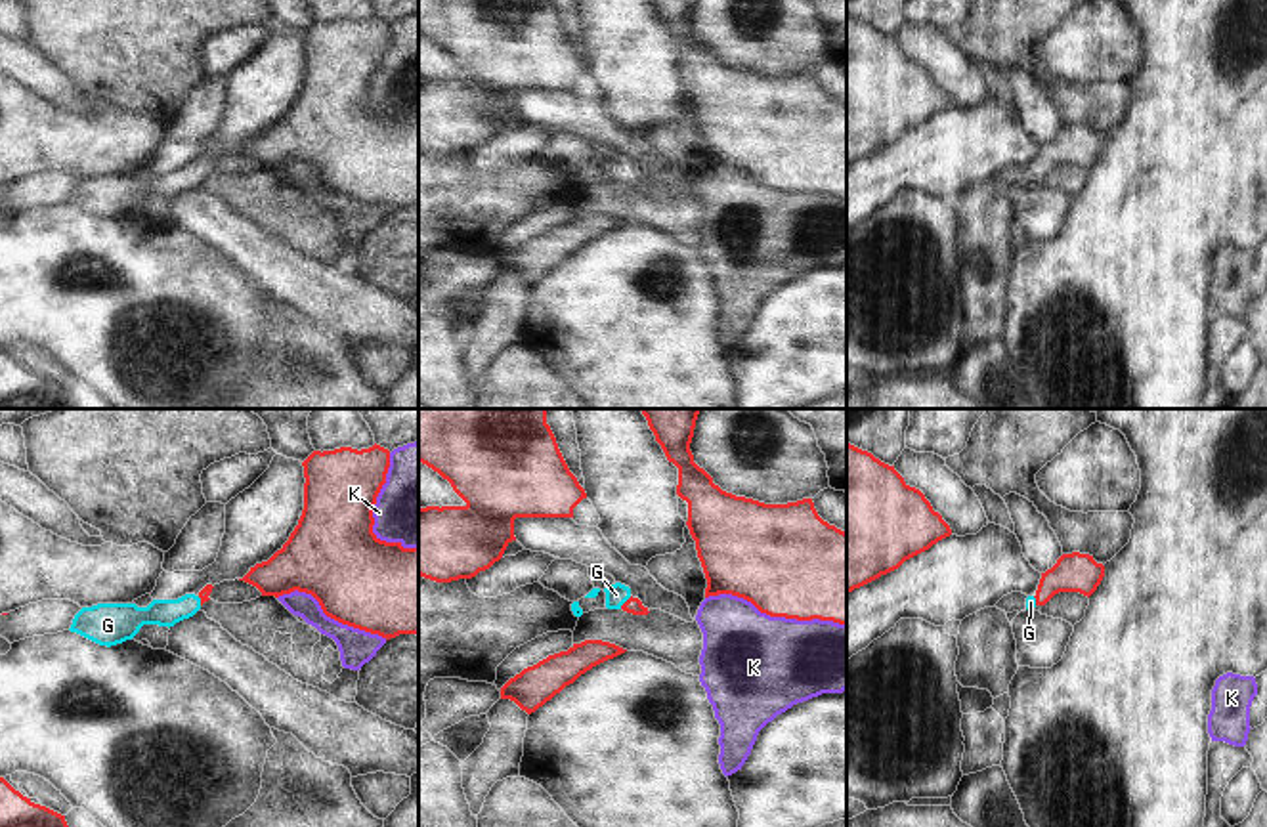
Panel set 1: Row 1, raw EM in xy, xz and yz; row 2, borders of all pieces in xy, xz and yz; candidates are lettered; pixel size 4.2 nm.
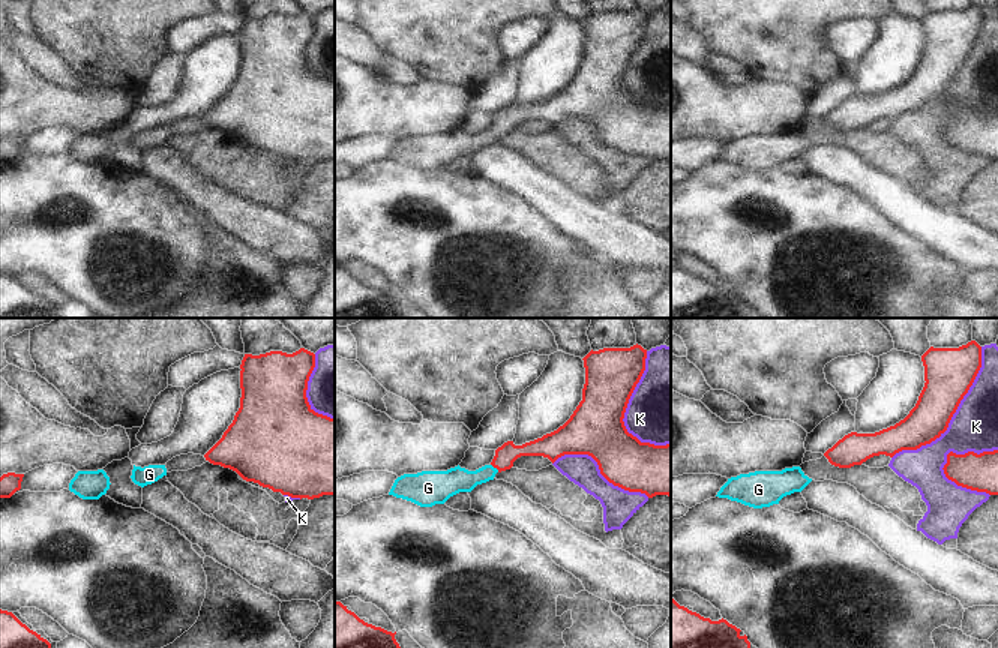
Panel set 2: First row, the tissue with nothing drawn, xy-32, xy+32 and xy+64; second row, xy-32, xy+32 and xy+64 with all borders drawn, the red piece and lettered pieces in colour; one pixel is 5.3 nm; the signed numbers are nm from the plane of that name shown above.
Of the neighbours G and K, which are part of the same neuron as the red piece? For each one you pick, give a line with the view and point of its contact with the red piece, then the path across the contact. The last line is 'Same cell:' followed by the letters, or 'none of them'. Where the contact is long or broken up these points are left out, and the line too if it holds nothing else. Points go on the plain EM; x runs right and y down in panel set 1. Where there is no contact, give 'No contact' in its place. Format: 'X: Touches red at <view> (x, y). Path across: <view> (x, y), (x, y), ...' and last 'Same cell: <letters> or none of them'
G: Touches red at xz (625, 174). Path across: xz (633, 178), (625, 174), (616, 167)
Same cell: G

